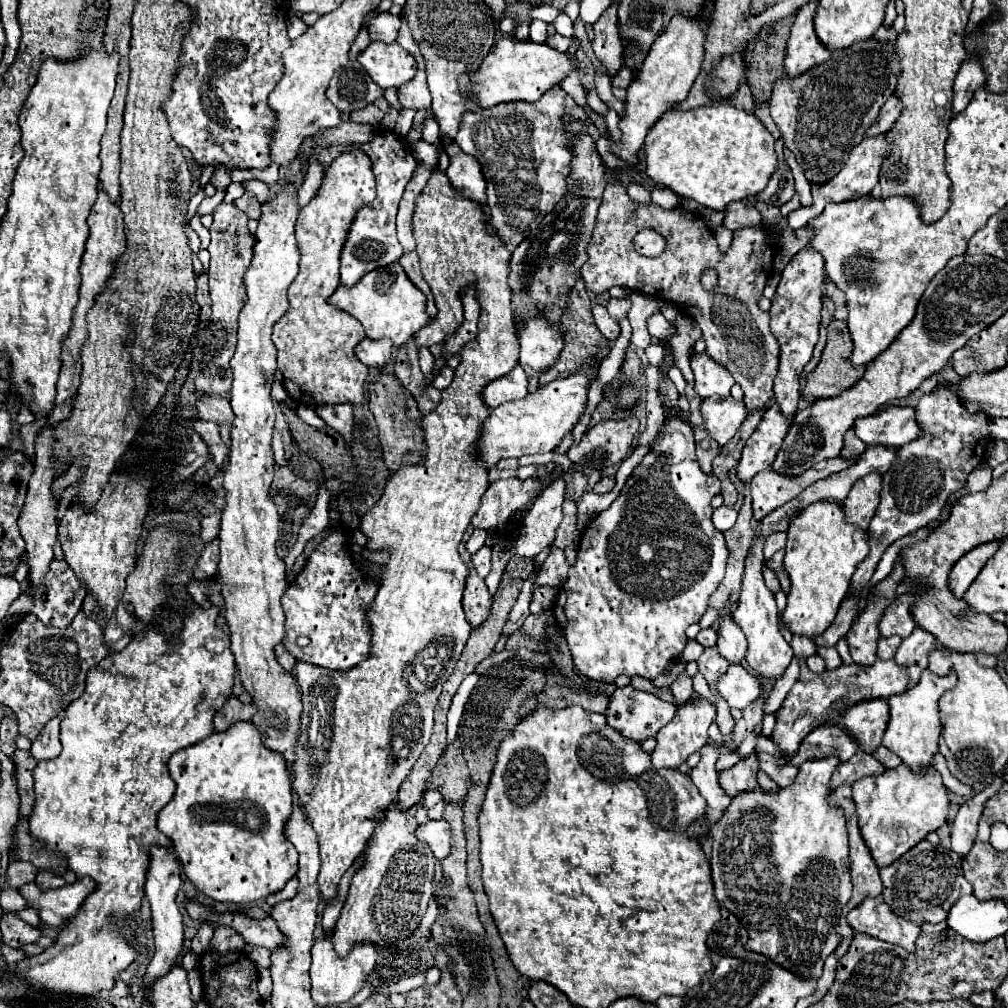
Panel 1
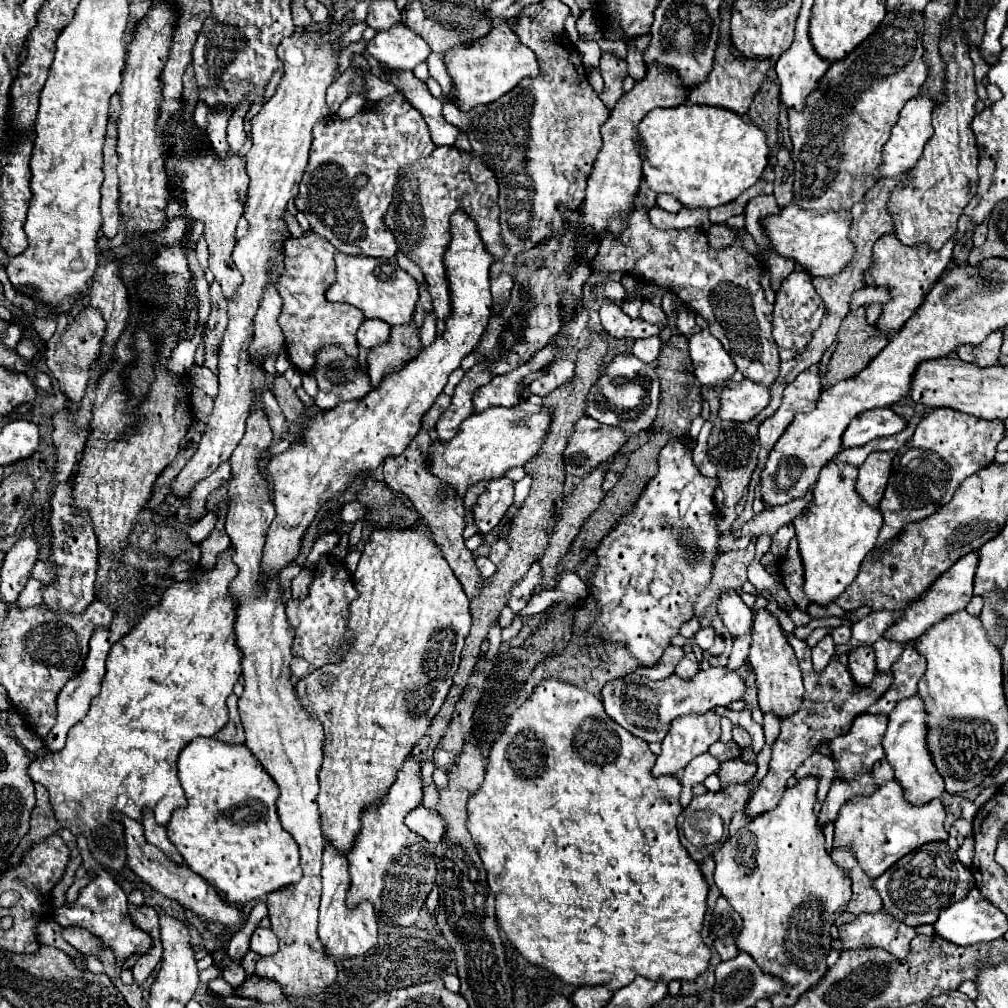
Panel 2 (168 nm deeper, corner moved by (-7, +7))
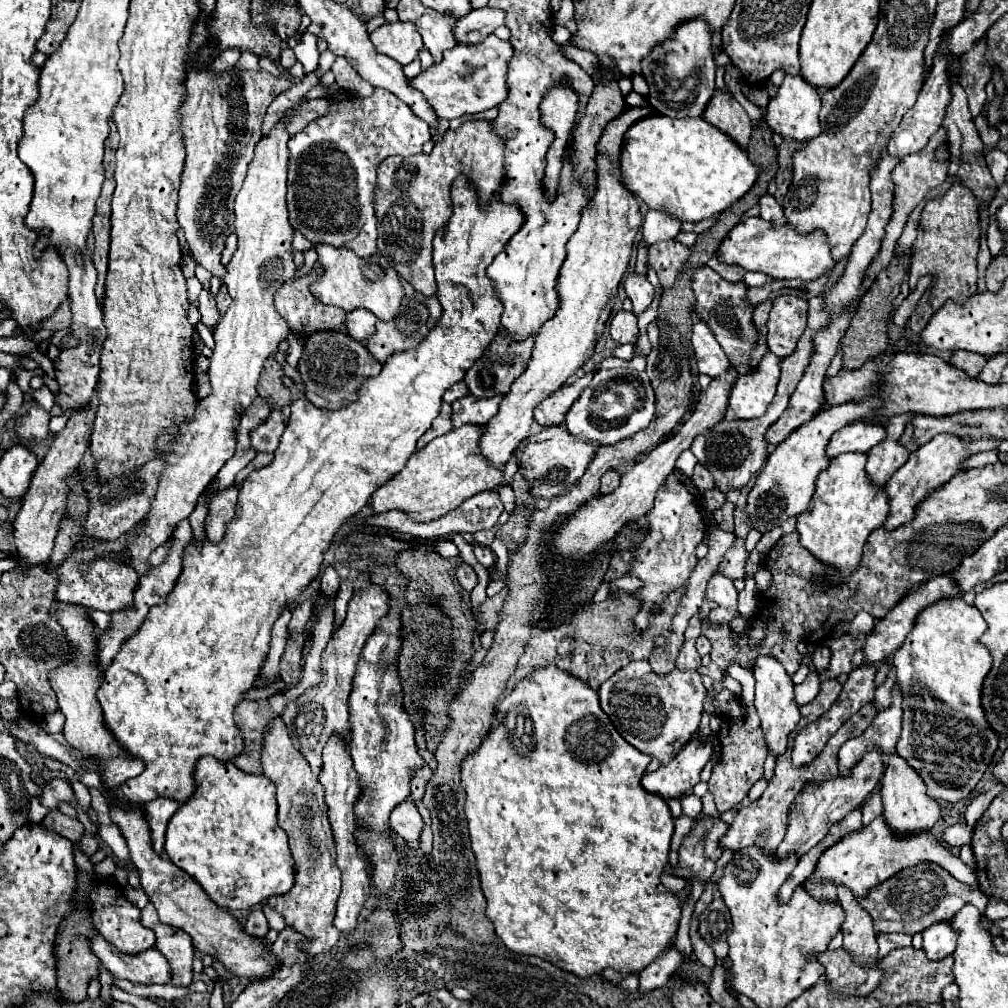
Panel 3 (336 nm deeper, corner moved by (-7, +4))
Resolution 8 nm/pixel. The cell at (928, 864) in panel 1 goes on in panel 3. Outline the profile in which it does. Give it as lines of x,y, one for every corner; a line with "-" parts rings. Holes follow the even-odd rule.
923,861
899,871
885,883
873,887
861,899
861,905
873,917
873,927
877,933
881,931
881,933
907,933
907,935
921,933
937,921
953,919
953,915
965,903
973,903
983,913
989,899
985,895
971,893
965,883
957,881
949,871
945,871
941,865
933,861

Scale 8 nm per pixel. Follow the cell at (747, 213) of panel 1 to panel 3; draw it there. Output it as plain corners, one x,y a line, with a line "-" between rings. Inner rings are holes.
769,193
763,195
763,197
759,199
759,209
761,209
761,213
759,213
761,219
771,221
771,223
775,223
775,225
787,223
787,219
785,219
785,215
783,215
783,209
781,209
781,205
775,201
773,195
769,195

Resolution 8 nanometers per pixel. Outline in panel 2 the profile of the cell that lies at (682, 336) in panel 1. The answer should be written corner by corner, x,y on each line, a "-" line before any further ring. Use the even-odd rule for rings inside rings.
615,302
603,304
599,312
603,330
613,338
651,338
653,334
659,334
657,326
641,318
629,318

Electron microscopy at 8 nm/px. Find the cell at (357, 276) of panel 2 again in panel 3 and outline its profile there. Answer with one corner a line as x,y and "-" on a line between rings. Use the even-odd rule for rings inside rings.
315,245
319,263
323,265
325,273
321,281
313,283
311,293
325,305
335,305
345,311
355,311
355,309
367,309
373,315
377,315
381,321
391,321
397,317
405,291
401,285
399,273
389,265
389,261
383,255
373,255
373,257
359,257
353,251
341,247
335,249
331,245

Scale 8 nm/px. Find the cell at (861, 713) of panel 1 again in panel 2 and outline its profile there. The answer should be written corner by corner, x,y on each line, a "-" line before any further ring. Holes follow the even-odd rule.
861,714
855,718
849,734
829,742
831,758
835,762
835,778
857,780
857,776
869,772
875,762
883,758
881,740
885,724
885,716

